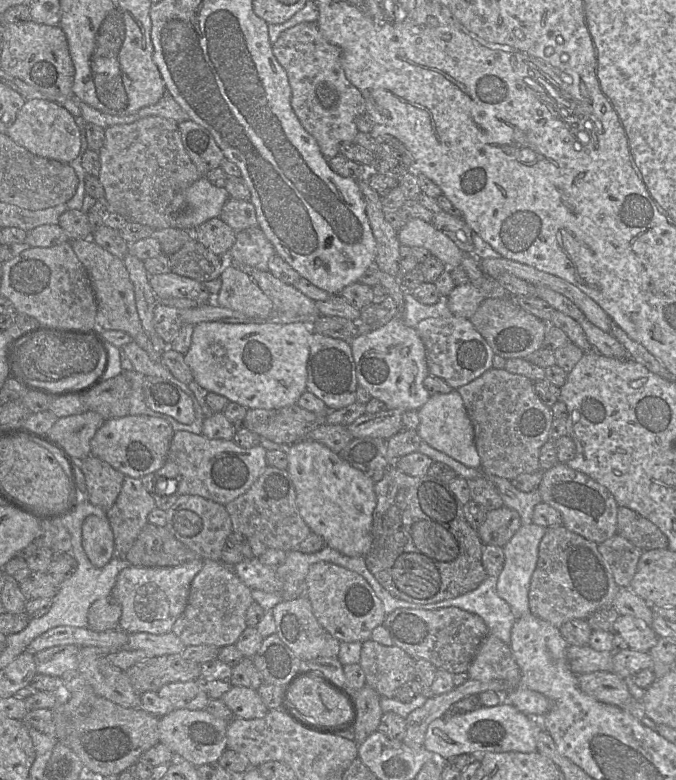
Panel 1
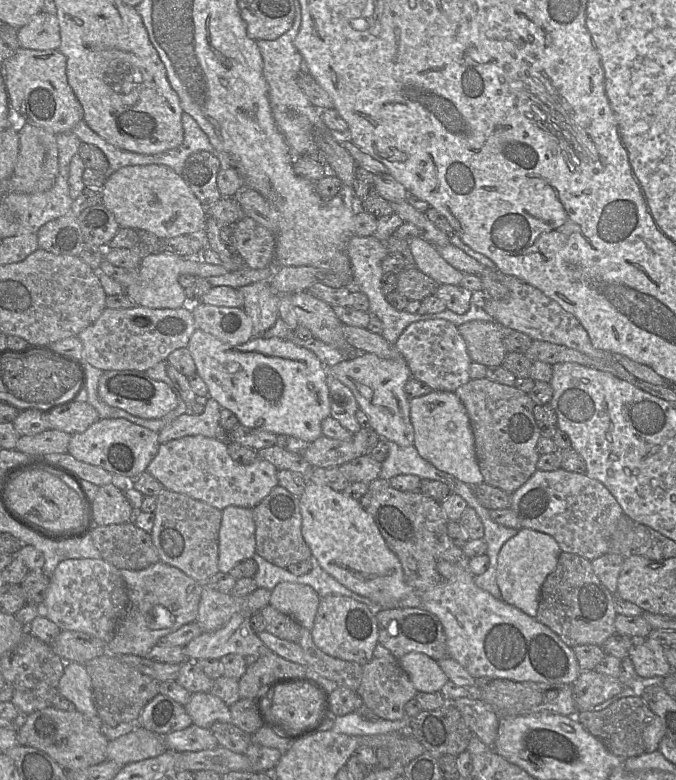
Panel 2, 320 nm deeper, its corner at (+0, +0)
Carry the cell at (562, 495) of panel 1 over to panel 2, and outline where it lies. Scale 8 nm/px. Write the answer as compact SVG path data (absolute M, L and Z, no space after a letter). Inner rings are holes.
M562 468L555 471L536 470L526 483L512 494L510 508L517 515L522 528L549 534L556 540L562 552L577 554L590 561L609 552L611 537L624 514L615 497L601 482L586 474L569 472Z

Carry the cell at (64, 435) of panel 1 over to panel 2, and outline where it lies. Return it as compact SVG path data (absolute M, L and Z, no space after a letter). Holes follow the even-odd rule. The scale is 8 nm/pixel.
M47 429L39 434L20 436L15 449L28 455L68 452L70 433Z

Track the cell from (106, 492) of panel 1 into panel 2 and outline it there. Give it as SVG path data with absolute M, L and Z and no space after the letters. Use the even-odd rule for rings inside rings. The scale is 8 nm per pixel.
M113 484L99 486L93 500L93 512L98 526L122 524L133 520L136 512L123 490Z

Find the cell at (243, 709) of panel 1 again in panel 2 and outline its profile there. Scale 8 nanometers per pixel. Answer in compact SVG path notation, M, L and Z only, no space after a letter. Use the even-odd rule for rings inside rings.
M210 692L192 693L184 708L192 723L202 728L209 729L214 722L231 723L230 707Z

